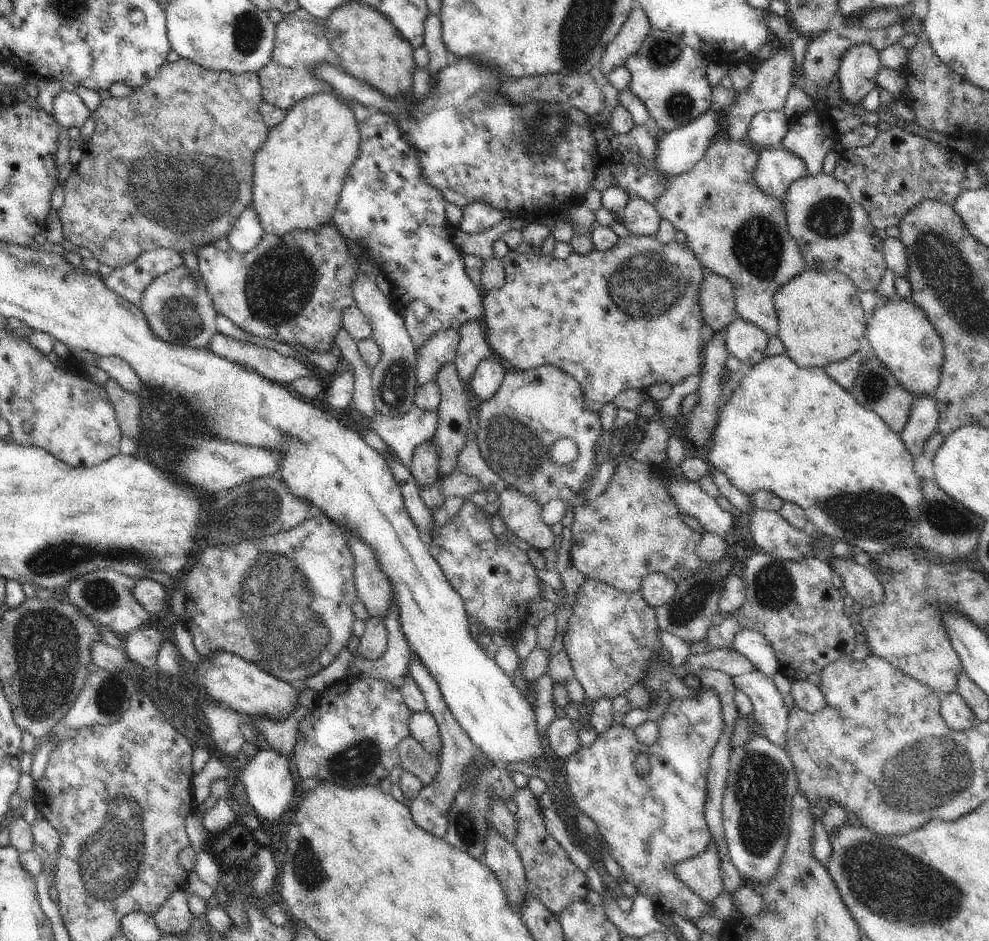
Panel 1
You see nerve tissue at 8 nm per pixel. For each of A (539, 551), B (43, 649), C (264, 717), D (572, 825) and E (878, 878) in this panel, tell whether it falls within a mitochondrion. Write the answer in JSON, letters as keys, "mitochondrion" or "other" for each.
{"A":"other","B":"mitochondrion","C":"other","D":"other","E":"mitochondrion"}

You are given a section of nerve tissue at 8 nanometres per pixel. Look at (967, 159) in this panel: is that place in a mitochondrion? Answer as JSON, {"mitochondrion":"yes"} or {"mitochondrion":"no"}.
{"mitochondrion":"no"}

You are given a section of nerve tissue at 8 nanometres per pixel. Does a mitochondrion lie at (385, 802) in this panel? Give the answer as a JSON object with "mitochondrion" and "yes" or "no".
{"mitochondrion":"no"}

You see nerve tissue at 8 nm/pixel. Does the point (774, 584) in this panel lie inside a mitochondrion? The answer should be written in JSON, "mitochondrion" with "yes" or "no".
{"mitochondrion":"yes"}

